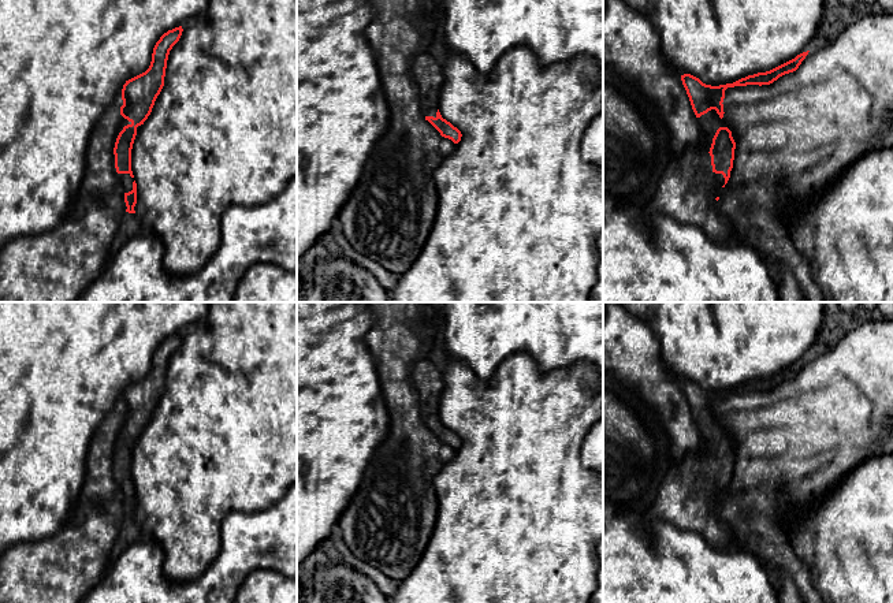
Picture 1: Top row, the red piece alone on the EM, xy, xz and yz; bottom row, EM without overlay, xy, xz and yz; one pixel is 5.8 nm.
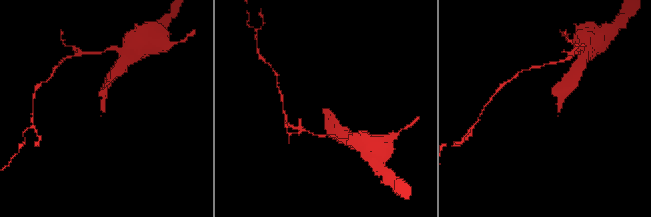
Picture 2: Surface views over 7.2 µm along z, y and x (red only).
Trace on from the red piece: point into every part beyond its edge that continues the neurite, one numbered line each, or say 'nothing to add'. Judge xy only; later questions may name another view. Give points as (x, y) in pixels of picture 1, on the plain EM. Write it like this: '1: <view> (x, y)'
1: xy (126, 486)

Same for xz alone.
1: xz (427, 379)

